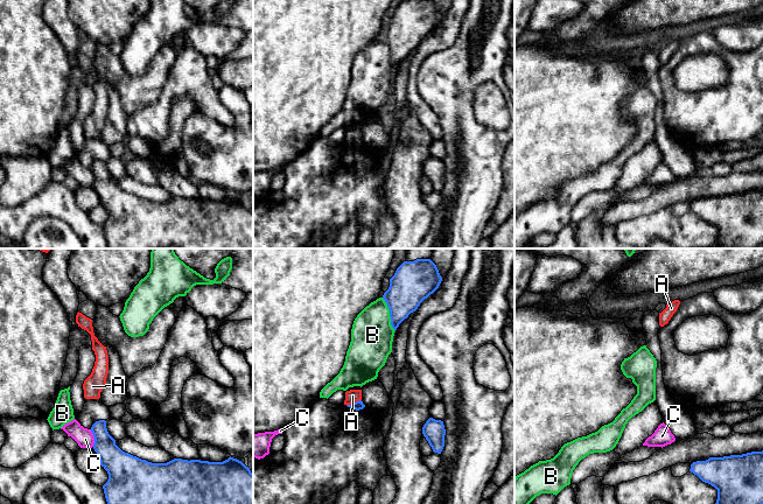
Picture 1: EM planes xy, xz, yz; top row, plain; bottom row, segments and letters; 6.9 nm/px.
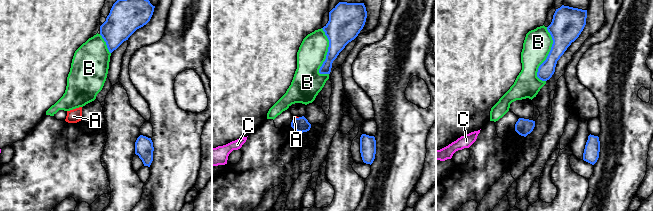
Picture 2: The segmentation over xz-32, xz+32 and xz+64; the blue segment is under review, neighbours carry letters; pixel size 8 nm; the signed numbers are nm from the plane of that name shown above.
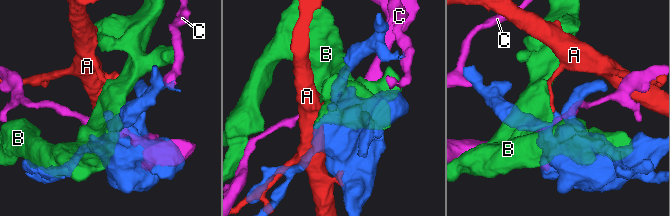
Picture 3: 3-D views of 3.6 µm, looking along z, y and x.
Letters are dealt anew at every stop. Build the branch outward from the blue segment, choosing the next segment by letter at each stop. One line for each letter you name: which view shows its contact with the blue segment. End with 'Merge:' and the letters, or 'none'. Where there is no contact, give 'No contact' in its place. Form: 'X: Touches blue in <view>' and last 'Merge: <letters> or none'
Merge: none

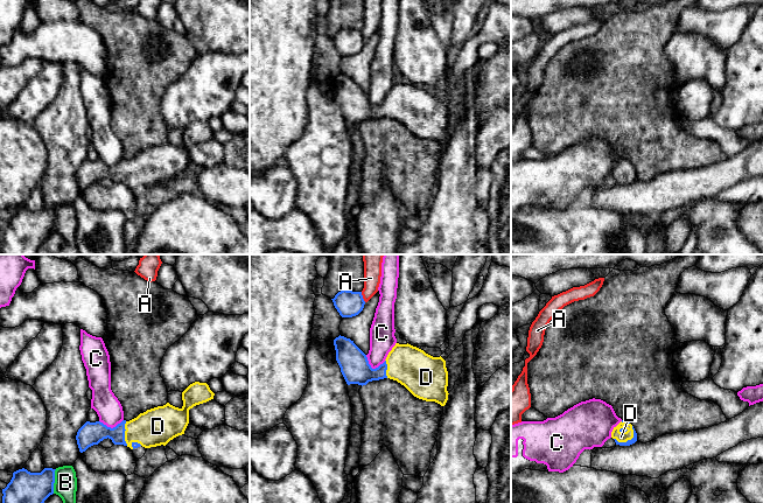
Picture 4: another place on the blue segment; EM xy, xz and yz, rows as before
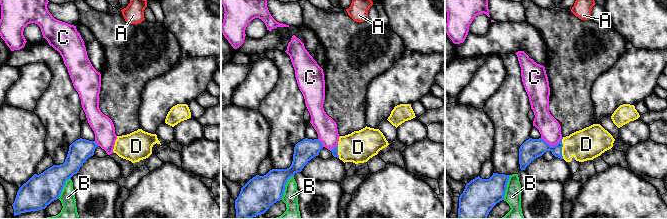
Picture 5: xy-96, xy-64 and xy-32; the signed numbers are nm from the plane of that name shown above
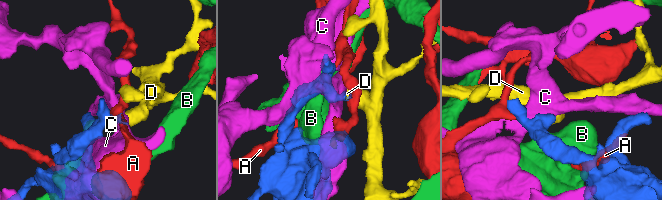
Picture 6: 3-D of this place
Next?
D: Touches blue in yz
Merge: D

